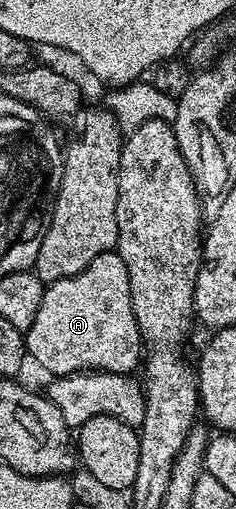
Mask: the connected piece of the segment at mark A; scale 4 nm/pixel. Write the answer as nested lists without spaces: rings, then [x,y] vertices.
[[[117,252],[101,254],[71,278],[46,286],[32,328],[24,331],[26,352],[50,376],[107,370],[130,374],[144,358],[142,333],[132,312],[128,268]]]

